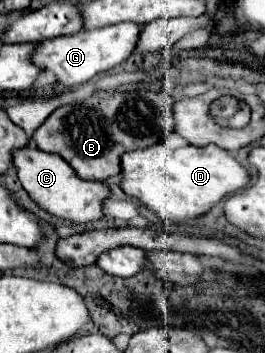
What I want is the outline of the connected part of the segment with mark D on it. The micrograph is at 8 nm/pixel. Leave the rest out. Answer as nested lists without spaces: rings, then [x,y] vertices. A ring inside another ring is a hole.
[[[163,141],[153,147],[129,151],[121,157],[121,189],[153,209],[165,221],[185,221],[207,213],[217,201],[243,189],[249,183],[249,173],[235,157],[217,145],[195,147],[187,145],[171,149]]]

